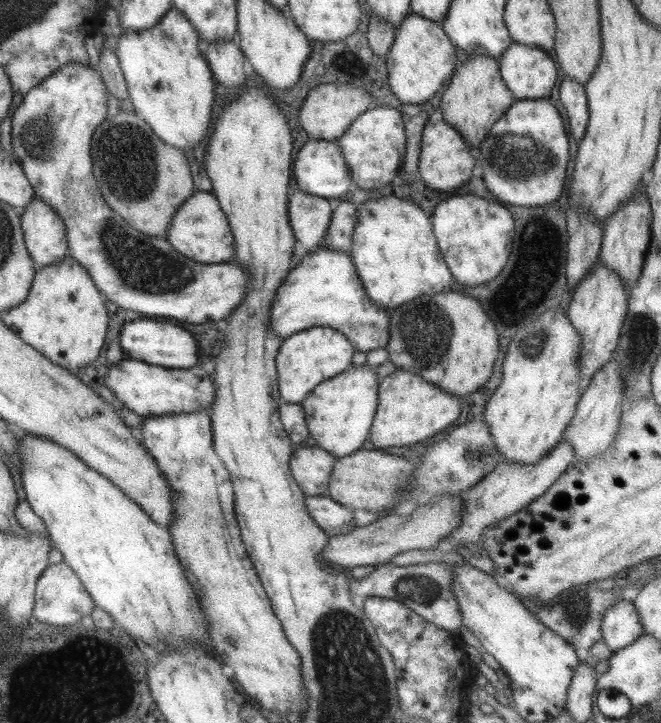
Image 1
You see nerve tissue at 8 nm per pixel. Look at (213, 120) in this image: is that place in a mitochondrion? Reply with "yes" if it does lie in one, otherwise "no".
no

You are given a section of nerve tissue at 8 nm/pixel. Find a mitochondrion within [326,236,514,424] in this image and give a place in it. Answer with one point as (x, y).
(426, 331)

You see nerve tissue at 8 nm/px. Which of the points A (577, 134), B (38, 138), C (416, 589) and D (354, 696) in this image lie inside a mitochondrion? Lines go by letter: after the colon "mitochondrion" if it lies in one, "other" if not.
A: other
B: mitochondrion
C: mitochondrion
D: mitochondrion

